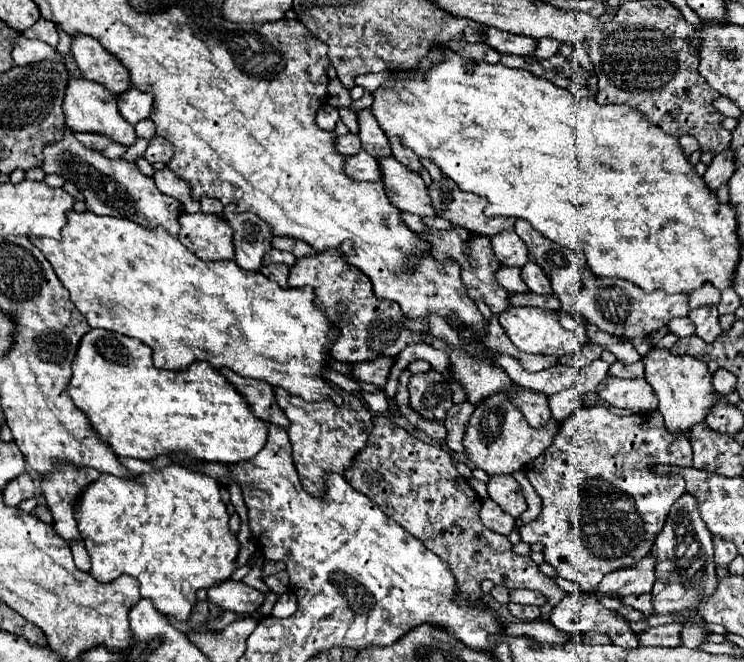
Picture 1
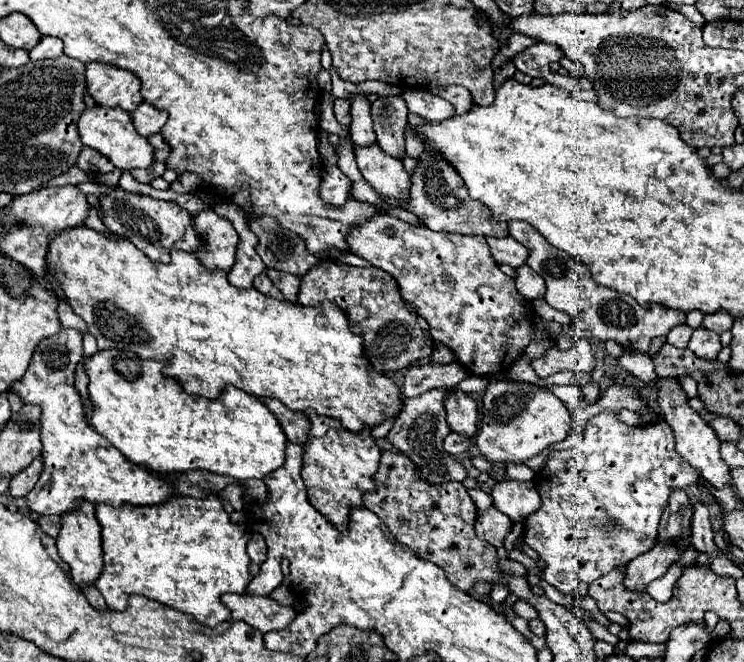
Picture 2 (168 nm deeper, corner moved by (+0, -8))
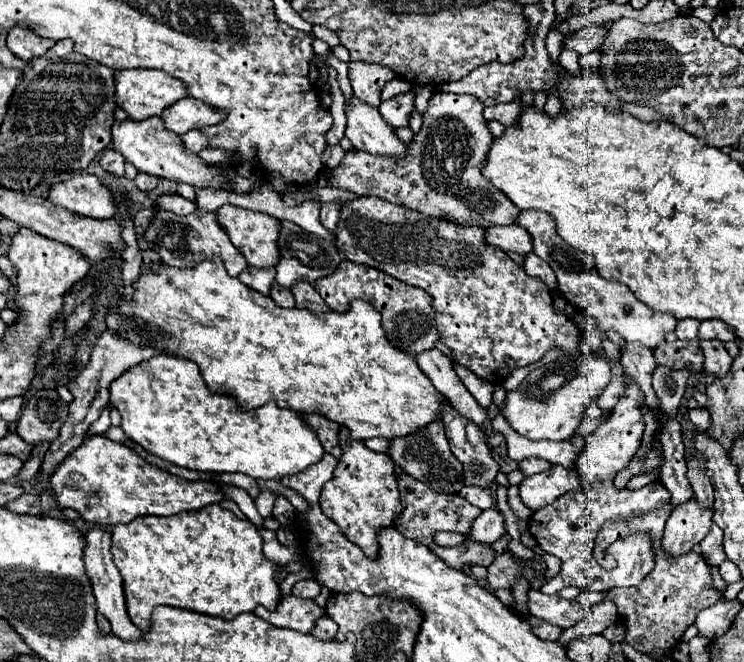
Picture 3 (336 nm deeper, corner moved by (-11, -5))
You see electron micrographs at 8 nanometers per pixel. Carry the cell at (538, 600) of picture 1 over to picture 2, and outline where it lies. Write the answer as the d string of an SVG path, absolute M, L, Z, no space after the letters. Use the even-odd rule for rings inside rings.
M518 599L518 601L514 603L514 611L516 611L520 617L524 617L524 619L536 619L536 617L538 617L538 611L536 611L528 601L522 601L522 599Z

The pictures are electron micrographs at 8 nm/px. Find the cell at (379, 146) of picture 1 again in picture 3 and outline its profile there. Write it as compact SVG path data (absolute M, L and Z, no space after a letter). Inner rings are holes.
M349 62L349 80L355 98L367 102L369 106L379 106L381 88L391 78L395 78L395 74L391 70L385 70L383 66L375 66L367 62Z

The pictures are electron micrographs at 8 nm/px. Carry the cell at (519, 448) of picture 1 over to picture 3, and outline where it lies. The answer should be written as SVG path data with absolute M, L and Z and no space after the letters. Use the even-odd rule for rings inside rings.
M585 354L563 358L553 366L541 366L533 370L517 390L505 396L501 406L503 418L509 426L529 440L569 440L583 422L583 414L589 402L593 402L609 384L609 362Z

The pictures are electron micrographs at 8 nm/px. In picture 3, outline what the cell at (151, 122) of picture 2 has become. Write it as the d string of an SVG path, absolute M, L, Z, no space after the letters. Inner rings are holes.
M183 98L183 100L175 102L175 106L167 106L167 110L163 110L161 118L163 118L163 124L167 126L167 130L181 136L193 128L221 122L225 118L225 114L209 108L207 104L203 104L195 98Z

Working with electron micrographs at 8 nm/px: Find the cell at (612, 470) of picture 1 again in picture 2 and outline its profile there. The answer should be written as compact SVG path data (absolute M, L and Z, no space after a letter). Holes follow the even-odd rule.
M616 411L594 415L588 421L584 439L572 449L552 453L546 467L538 471L534 479L542 497L542 507L524 521L522 539L546 561L544 579L570 597L586 595L592 581L646 553L656 543L658 521L664 505L668 505L668 493L672 493L672 489L686 491L698 481L696 469L676 453L672 429L664 419L648 427L628 427L620 421Z

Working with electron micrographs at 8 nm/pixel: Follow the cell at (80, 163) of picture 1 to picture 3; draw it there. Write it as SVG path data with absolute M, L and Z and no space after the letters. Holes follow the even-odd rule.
M153 208L153 210L155 210L153 220L151 220L149 228L145 230L143 238L147 240L149 248L155 250L161 256L161 260L167 266L193 268L199 262L203 262L205 258L219 256L231 276L239 276L241 270L247 268L245 258L237 252L237 248L231 244L229 236L215 222L215 212L207 212L207 210L197 208L189 216L177 216L177 214L169 212L169 210L161 210L161 208Z

